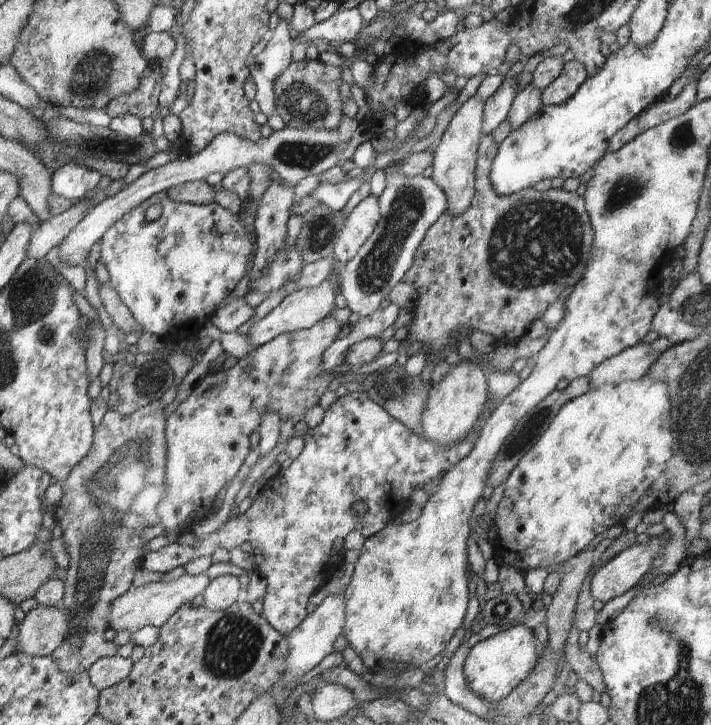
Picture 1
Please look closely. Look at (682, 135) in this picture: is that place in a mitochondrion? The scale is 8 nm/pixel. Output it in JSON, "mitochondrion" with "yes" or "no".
{"mitochondrion":"yes"}

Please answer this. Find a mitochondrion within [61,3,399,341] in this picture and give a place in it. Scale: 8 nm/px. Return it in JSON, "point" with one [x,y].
{"point":[93,77]}

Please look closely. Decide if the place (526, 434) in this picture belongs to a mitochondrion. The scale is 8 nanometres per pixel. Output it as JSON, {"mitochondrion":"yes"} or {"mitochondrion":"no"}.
{"mitochondrion":"yes"}

